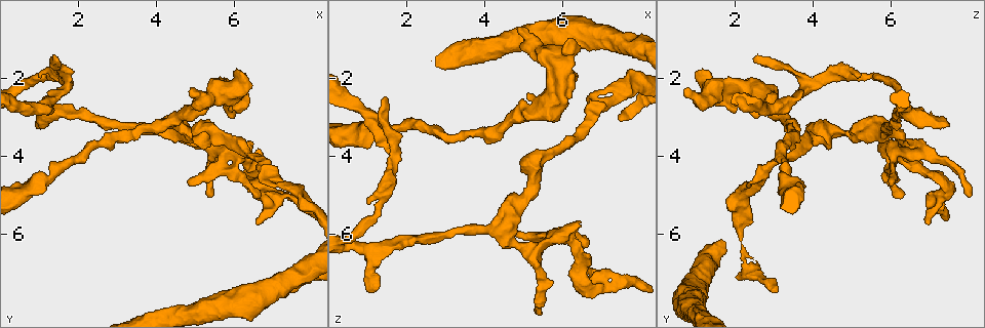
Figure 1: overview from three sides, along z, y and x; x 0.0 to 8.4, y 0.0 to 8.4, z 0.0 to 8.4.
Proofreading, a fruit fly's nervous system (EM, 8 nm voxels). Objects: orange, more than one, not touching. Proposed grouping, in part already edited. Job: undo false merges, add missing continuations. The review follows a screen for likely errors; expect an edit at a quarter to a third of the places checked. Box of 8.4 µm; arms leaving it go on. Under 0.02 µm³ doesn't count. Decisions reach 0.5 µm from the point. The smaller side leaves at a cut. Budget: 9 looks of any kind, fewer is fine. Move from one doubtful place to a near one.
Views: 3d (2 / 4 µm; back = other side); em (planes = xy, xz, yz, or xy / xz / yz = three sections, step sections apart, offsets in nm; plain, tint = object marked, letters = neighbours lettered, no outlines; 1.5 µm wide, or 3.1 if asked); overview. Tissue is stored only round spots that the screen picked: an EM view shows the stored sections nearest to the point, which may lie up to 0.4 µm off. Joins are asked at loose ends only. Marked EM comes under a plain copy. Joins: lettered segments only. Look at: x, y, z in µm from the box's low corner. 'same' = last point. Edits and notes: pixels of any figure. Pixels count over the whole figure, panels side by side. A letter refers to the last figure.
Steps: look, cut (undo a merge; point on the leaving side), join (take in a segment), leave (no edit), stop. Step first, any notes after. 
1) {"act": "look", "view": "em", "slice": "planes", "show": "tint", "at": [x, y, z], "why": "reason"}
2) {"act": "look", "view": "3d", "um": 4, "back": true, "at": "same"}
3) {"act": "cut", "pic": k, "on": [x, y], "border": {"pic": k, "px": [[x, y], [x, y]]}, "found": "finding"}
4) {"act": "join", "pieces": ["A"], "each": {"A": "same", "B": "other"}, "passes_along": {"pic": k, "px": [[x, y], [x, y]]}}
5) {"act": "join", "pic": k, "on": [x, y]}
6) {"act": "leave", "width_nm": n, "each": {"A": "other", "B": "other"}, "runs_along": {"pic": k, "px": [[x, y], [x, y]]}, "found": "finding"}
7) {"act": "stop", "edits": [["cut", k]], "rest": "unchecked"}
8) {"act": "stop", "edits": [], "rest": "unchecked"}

{"act": "look", "view": "3d", "um": 2, "back": true, "at": [7.50, 7.50, 3.10], "why": "branch stops here"}

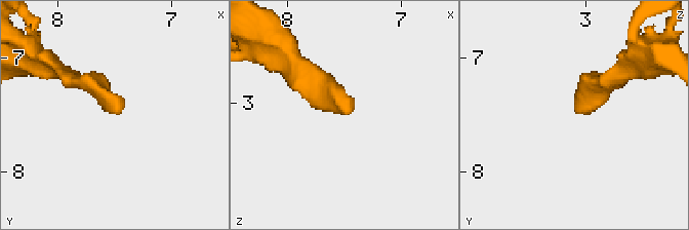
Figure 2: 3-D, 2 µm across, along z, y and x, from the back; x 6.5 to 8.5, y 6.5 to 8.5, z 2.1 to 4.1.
{"act": "look", "view": "em", "slice": "yz", "step": 4, "show": "letters", "at": [7.48, 7.46, 3.10], "why": "now the EM"}

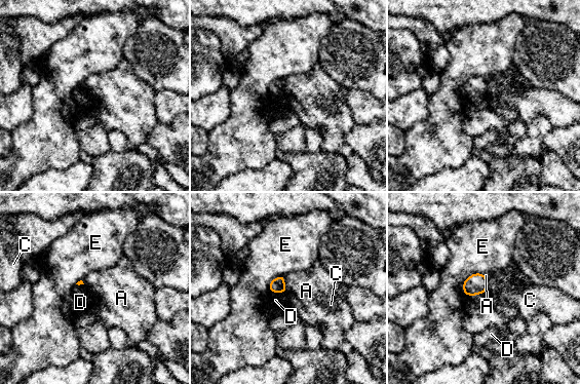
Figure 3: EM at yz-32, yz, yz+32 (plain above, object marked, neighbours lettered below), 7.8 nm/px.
{"act": "look", "view": "em", "slice": "planes", "show": "letters", "at": "same", "why": "another direction"}

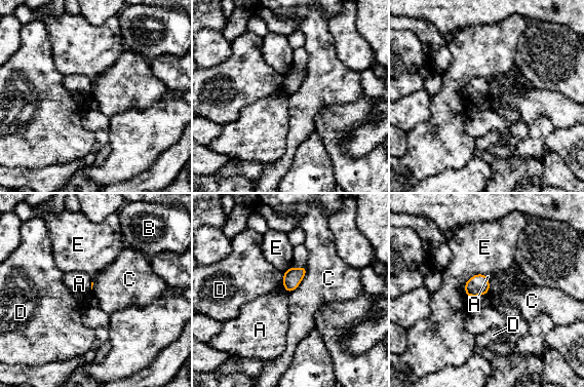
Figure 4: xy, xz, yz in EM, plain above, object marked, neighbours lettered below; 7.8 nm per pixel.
{"act": "leave", "each": {"A": "other", "B": "other", "C": "other", "D": "other", "E": "other"}, "border": {"pic": 4, "px": [[307, 267], [302, 281], [288, 293]]}, "found": "no lettered segment goes on from it"}

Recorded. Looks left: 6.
{"act": "look", "view": "3d", "um": 2, "at": [4.90, 2.30, 0.70], "why": "free end"}

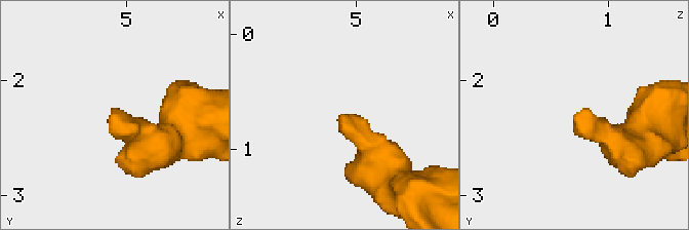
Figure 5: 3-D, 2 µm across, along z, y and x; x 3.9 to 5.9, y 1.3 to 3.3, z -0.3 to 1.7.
{"act": "look", "view": "em", "slice": "xy", "step": 8, "show": "letters", "at": [4.88, 2.34, 0.70], "why": "shape alone is not enough"}

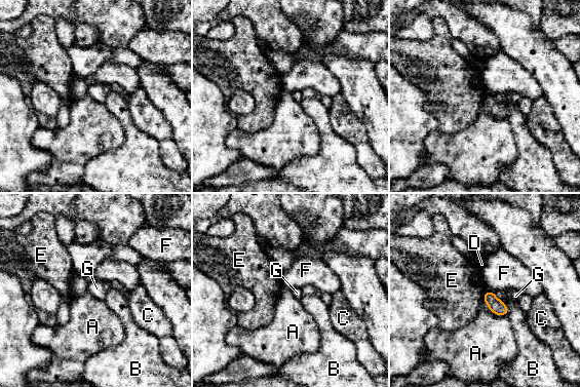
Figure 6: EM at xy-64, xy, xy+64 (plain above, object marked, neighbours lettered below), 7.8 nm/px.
{"act": "look", "view": "em", "slice": "yz", "step": 8, "show": "letters", "at": "same"}

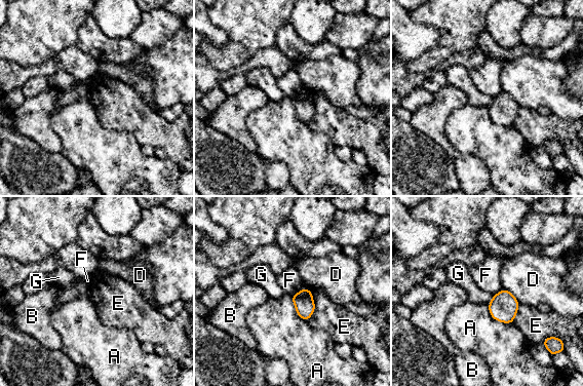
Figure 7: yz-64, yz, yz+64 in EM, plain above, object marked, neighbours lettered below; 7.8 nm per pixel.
{"act": "leave", "each": {"A": "other", "B": "other", "D": "other", "E": "other", "F": "other", "G": "other"}, "border": {"pic": 7, "px": [[488, 304], [493, 318], [511, 323]]}, "found": "none of them fits"}

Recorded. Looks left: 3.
{"act": "look", "view": "3d", "um": 2, "at": [6.70, 4.00, 6.60], "why": "branch stops here"}

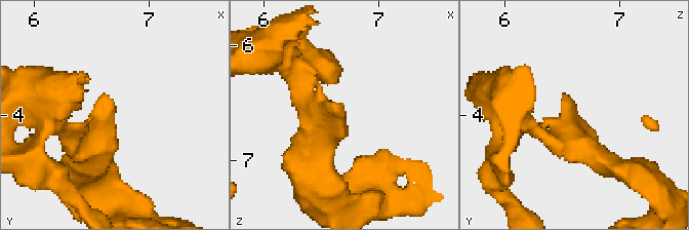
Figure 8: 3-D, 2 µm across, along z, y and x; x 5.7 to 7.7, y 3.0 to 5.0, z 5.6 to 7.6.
{"act": "look", "view": "em", "slice": "planes", "show": "letters", "at": [6.70, 3.94, 6.60], "arm_widths_nm": [220, 240]}

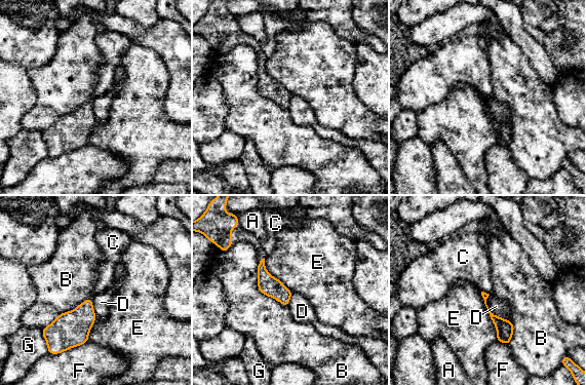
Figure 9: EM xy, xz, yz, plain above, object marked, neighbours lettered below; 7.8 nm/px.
{"act": "leave", "each": {"A": "other", "B": "other", "C": "other", "D": "other", "E": "other", "F": "other", "G": "other"}, "border": {"pic": 9, "px": [[481, 291], [489, 295]]}, "found": "none of them fits"}

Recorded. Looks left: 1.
{"act": "stop", "edits": [], "rest": "unchecked"}

